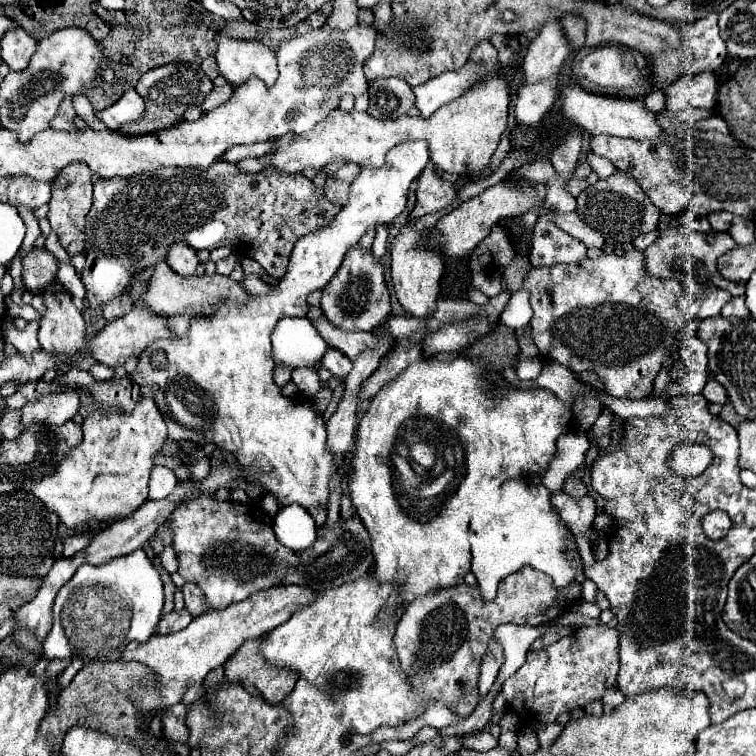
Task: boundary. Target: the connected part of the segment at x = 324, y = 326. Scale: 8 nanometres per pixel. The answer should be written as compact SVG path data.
M327 319L315 321L315 327L327 343L331 343L335 349L345 353L351 361L355 361L357 355L363 353L365 349L371 349L377 345L377 337L373 333L363 333L363 331L347 333L343 329L335 329Z

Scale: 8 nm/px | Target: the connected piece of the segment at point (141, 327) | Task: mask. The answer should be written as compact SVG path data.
M139 303L139 305L133 305L131 313L127 313L125 317L119 317L119 319L115 319L115 321L107 323L107 325L95 335L95 339L91 341L89 351L91 351L91 355L93 355L99 363L103 363L103 365L115 369L115 367L123 365L129 357L141 357L141 353L143 353L153 341L157 341L157 339L171 339L171 337L173 337L173 333L171 333L171 329L169 329L167 317L165 317L165 315L157 315L157 313L149 311L143 303Z

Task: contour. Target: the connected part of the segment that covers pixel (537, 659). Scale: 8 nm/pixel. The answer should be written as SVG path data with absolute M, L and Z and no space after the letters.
M597 625L577 629L545 649L529 651L523 667L511 675L501 689L509 711L517 713L527 727L539 731L541 727L555 723L561 713L569 713L577 707L585 707L595 699L601 699L607 689L615 687L617 681L617 643L617 629Z

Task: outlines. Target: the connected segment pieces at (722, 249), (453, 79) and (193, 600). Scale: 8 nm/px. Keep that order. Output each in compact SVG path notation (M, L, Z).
M675 227L675 229L665 229L653 245L649 245L645 253L645 271L653 277L659 279L695 279L697 283L705 283L705 275L717 271L717 257L721 253L727 253L735 247L737 243L731 239L729 233L701 233L693 231L689 227Z
M471 61L463 65L463 69L437 75L431 81L413 87L413 93L417 97L415 107L423 111L421 113L423 117L431 117L439 107L461 97L469 87L473 87L479 79L483 79L483 75L485 75L483 67Z
M185 583L181 591L185 595L185 607L193 613L193 617L199 617L201 613L207 611L207 605L203 601L203 593L201 593L201 589L195 587L195 583Z

